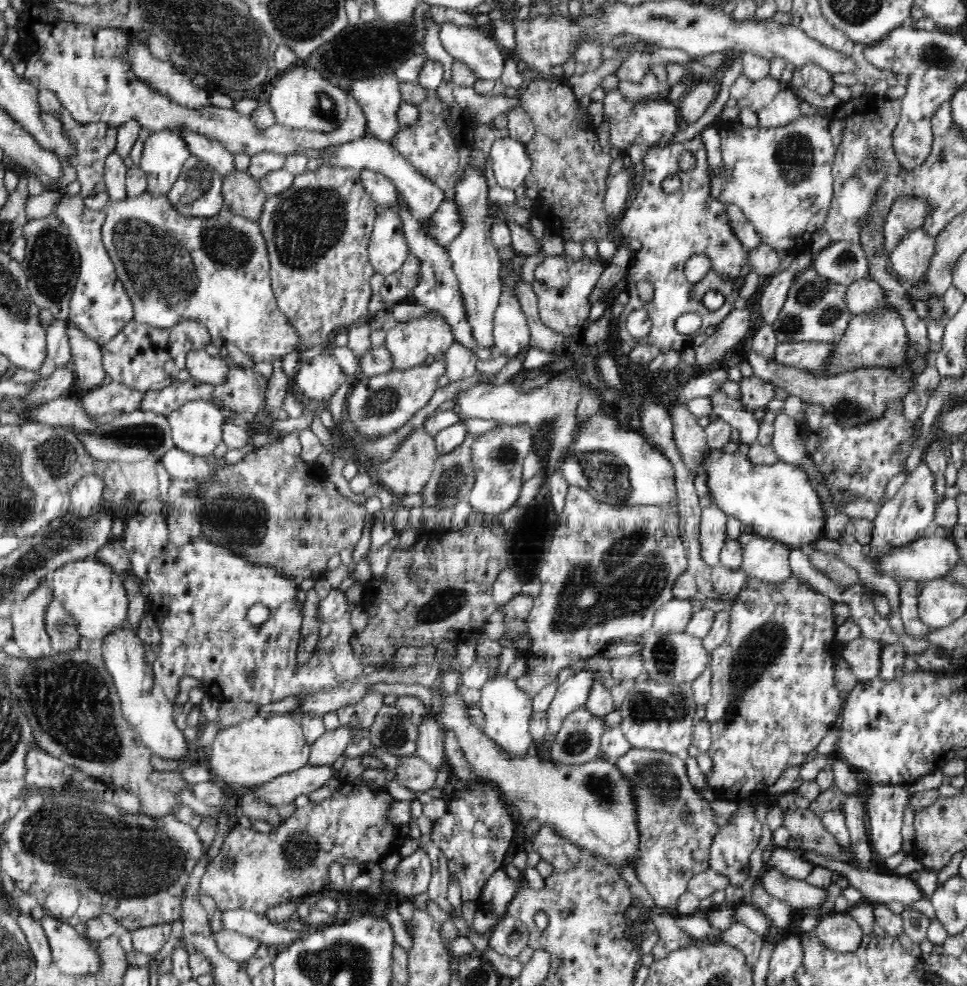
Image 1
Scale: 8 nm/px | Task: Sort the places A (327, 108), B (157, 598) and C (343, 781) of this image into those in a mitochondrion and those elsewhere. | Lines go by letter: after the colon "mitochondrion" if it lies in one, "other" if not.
A: mitochondrion
B: other
C: other

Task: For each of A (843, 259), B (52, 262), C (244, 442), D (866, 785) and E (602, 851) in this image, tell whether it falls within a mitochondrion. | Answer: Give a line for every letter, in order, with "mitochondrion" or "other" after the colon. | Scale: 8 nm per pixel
A: mitochondrion
B: mitochondrion
C: other
D: other
E: other

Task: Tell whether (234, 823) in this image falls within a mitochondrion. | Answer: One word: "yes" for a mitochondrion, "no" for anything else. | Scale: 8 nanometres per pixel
no

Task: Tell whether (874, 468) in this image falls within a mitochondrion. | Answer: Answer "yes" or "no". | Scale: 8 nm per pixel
no

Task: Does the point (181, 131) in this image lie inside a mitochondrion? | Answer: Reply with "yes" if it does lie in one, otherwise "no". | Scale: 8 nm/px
no

